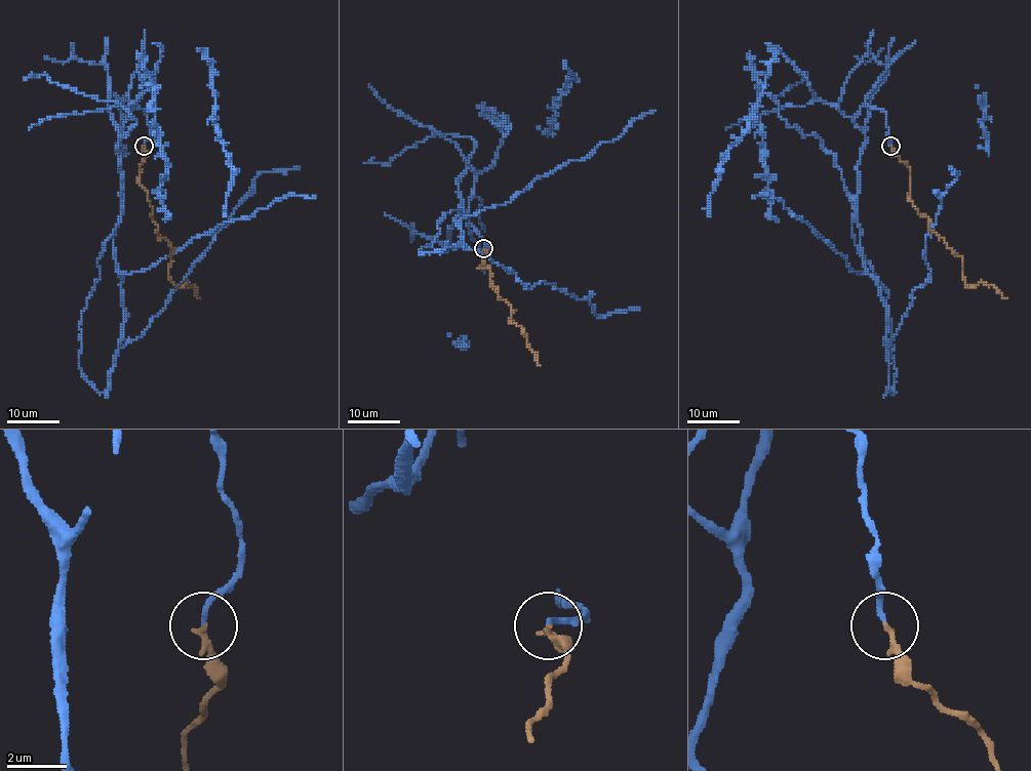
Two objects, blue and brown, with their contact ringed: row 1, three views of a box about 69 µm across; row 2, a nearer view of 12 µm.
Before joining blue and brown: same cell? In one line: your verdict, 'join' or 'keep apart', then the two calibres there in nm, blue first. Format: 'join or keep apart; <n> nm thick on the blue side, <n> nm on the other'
join; 140 nm thick on the blue side, 200 nm on the other

